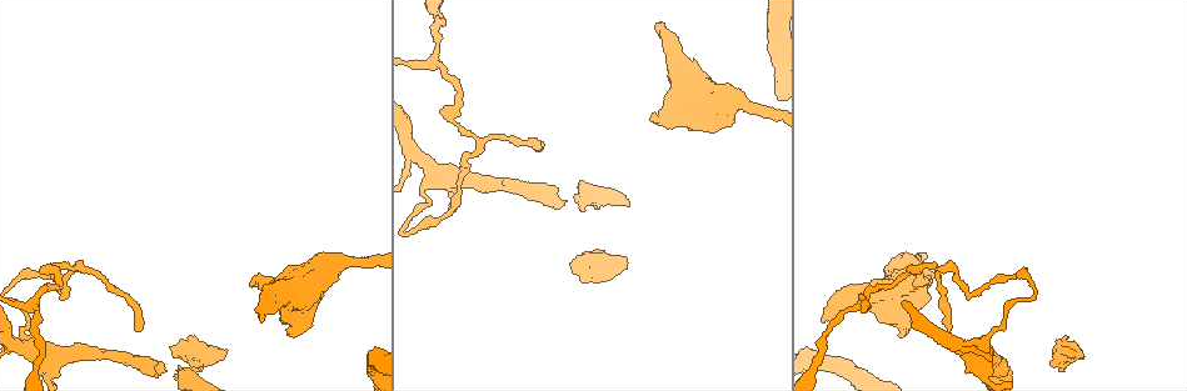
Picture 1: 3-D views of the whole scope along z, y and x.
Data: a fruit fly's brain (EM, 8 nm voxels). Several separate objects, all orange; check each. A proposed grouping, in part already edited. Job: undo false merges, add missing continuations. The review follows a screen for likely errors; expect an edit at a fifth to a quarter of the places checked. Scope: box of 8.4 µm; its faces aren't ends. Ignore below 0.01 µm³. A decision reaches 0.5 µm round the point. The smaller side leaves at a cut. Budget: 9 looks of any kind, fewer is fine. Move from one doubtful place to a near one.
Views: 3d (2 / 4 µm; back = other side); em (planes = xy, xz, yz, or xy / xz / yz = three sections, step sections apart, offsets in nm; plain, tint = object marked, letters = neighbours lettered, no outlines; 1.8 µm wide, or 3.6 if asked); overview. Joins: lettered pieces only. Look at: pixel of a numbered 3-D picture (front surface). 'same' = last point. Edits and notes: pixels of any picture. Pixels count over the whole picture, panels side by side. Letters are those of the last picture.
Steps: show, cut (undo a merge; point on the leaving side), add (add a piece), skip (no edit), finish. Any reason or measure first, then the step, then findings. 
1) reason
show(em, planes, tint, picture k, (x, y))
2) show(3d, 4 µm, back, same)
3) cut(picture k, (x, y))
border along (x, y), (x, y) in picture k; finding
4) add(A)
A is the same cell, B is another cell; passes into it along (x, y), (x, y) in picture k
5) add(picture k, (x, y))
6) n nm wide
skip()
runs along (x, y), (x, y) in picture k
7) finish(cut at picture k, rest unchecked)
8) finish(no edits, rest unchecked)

an open end
show(em, xz, step 4, letters, picture 1, (660, 24))

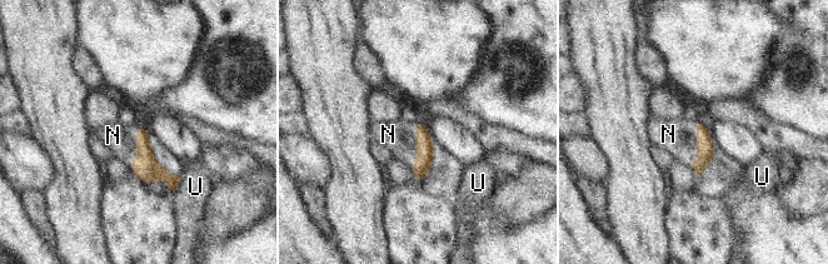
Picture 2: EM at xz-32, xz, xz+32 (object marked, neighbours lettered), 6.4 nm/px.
show(em, planes, letters, same)

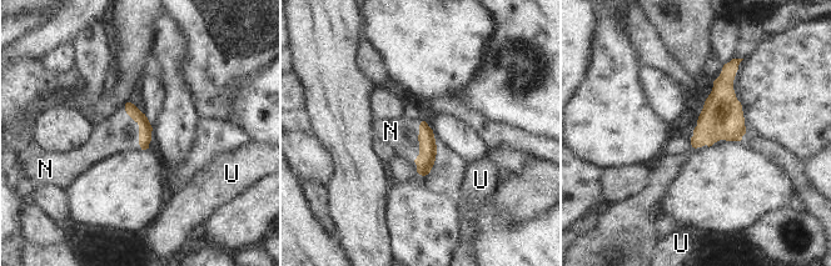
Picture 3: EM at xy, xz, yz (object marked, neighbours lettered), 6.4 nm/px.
N touches over 120 nm
add(N)
N is the same cell, U is another cell; the neuron continues

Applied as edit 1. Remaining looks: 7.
an open end
show(em, planes, letters, picture 1, (901, 335))

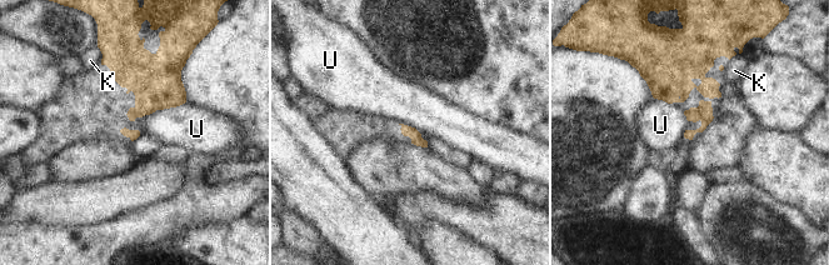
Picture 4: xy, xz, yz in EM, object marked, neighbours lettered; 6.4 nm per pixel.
U touches over 320 nm
skip()
K and U are other cells; border along (185, 101), (156, 109), (140, 118) in picture 4; none of them fits

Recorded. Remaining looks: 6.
end of a long branch
show(3d, 2 µm, picture 1, (627, 269))

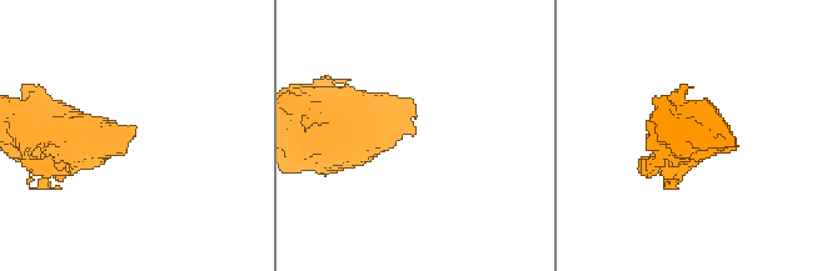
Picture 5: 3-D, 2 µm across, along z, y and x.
now the EM
show(em, xy, step 8, tint, picture 5, (413, 136))

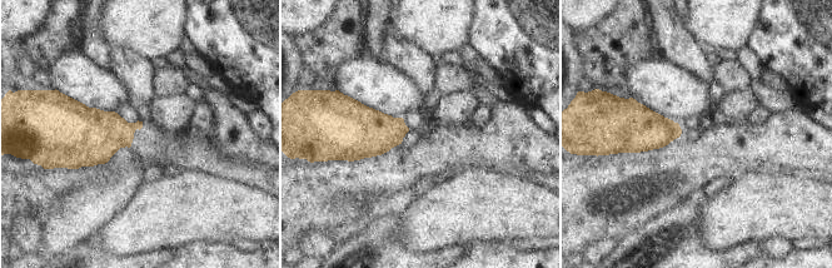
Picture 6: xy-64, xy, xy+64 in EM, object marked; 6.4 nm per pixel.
show(em, planes, letters, same)

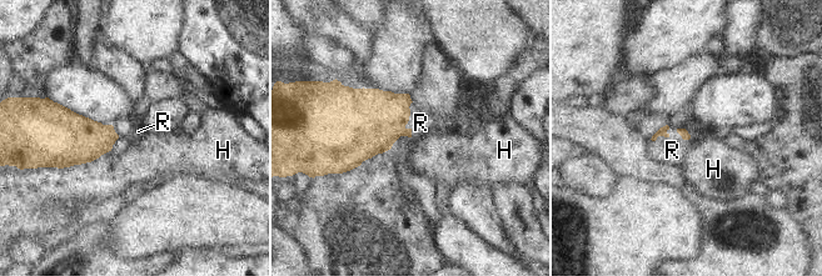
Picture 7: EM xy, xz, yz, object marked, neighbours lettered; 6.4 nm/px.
H touches over 420 nm
add(R)
R is the same cell, H is another cell; passes into it along (369, 121), (408, 120), (421, 123) in picture 7; the neuron continues

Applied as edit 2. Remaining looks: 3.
sharp bend
show(em, xz, step 4, tint, picture 1, (968, 294))

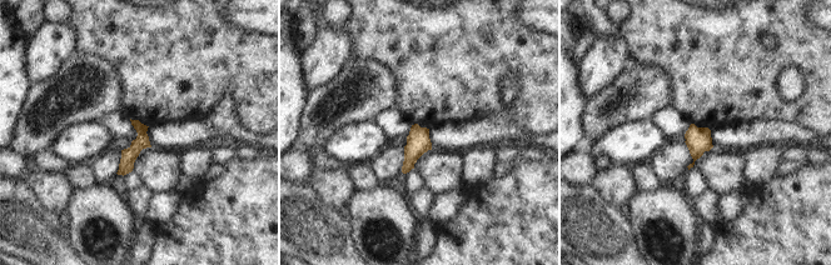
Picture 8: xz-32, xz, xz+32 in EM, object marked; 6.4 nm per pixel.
show(em, yz, step 16, letters, same)

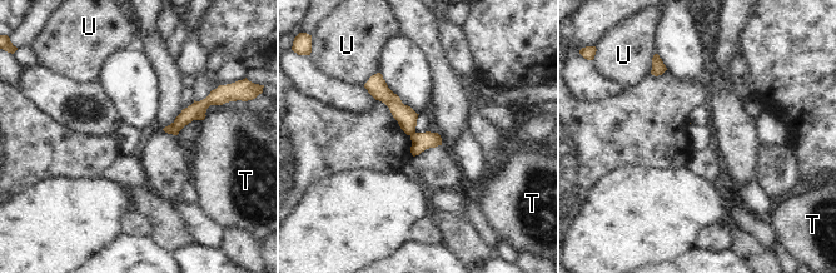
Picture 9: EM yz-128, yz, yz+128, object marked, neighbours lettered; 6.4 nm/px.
cut(picture 9, (406, 117))
T and U are other cells; the part that leaves runs along (374, 78), (412, 129) in picture 9; two neurons meet here

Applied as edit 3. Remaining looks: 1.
finish(add at picture 3, add at picture 7, cut at picture 9, rest unchecked)

